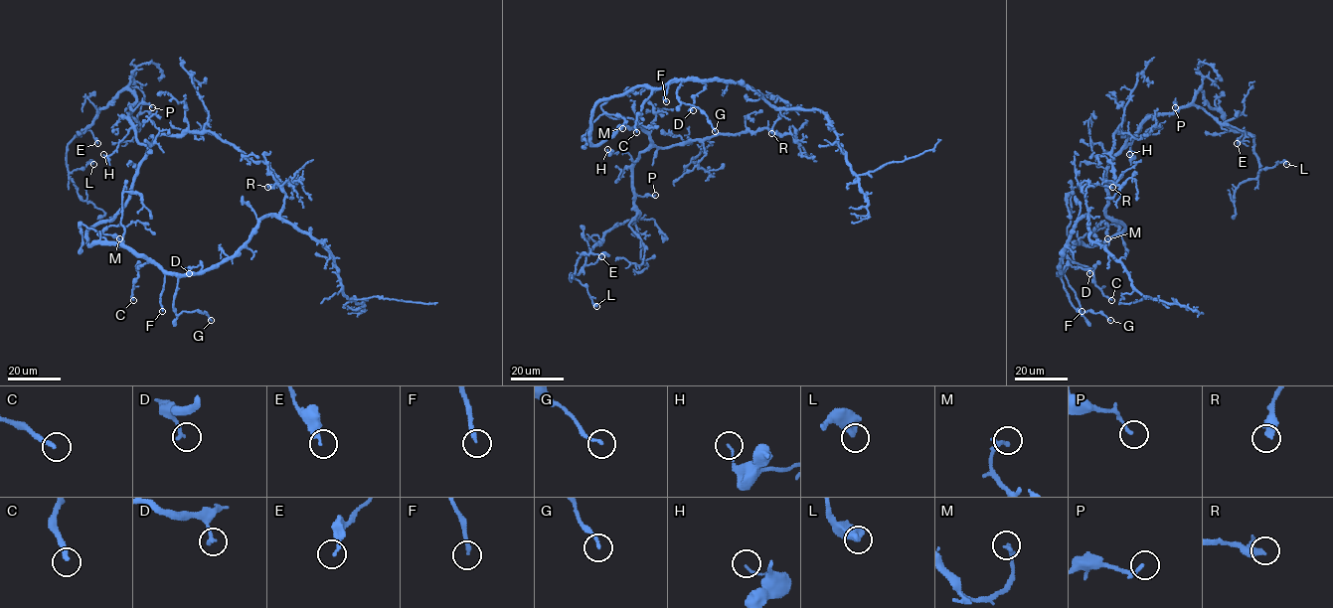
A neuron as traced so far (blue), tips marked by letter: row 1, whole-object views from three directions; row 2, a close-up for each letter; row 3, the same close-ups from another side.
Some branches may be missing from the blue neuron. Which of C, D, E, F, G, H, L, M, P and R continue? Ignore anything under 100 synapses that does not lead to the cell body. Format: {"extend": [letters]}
{"extend": ["F"]}

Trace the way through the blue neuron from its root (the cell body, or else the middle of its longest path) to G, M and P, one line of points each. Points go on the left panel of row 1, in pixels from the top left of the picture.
G: (88, 243), (119, 243), (150, 258), (178, 277), (173, 303), (175, 312), (199, 310), (211, 320)
M: (88, 243), (105, 240), (99, 232), (117, 236), (120, 246), (117, 242), (119, 238)
P: (88, 243), (86, 231), (127, 201), (146, 156), (129, 114), (141, 103), (152, 107)

